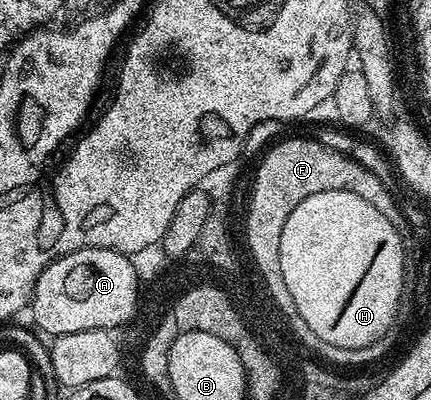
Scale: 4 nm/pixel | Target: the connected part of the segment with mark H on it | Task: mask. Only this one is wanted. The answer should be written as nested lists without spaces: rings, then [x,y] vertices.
[[[320,191],[316,195],[308,195],[308,199],[304,199],[304,203],[300,203],[292,211],[292,215],[288,215],[288,223],[284,223],[284,231],[280,235],[280,271],[284,271],[288,295],[292,295],[292,300],[296,303],[301,318],[304,319],[305,328],[315,332],[324,343],[332,347],[354,349],[368,347],[376,343],[395,324],[398,305],[401,302],[402,277],[405,275],[402,253],[403,241],[396,227],[392,227],[392,223],[388,223],[388,219],[384,219],[384,215],[380,215],[380,211],[376,211],[376,207],[368,203],[368,199],[360,199],[360,195],[352,195],[348,191]]]

